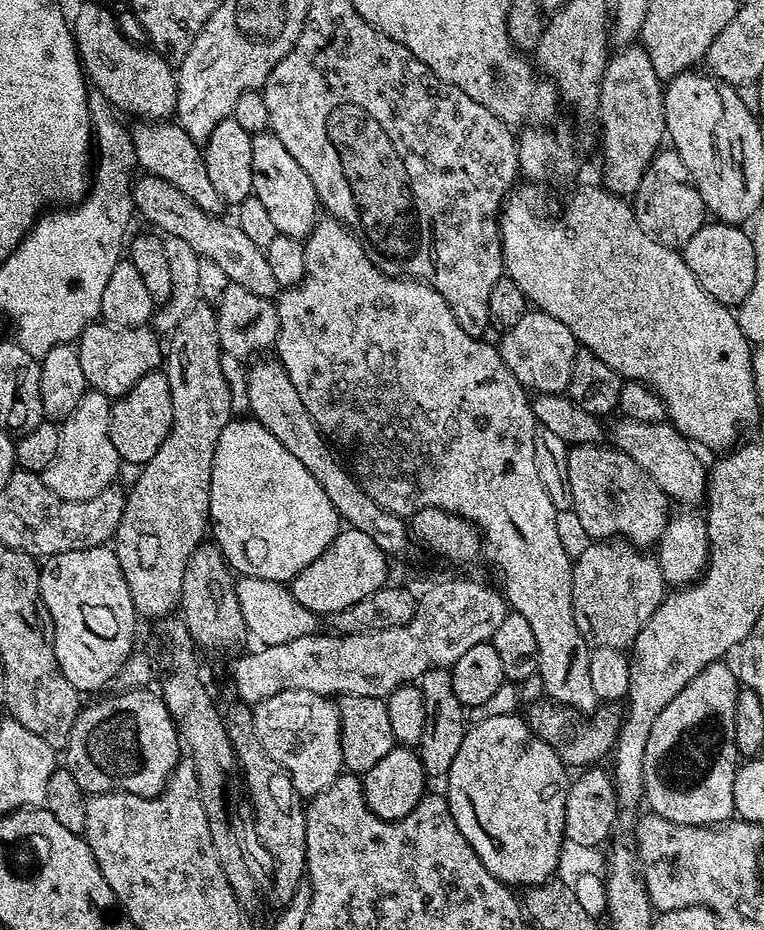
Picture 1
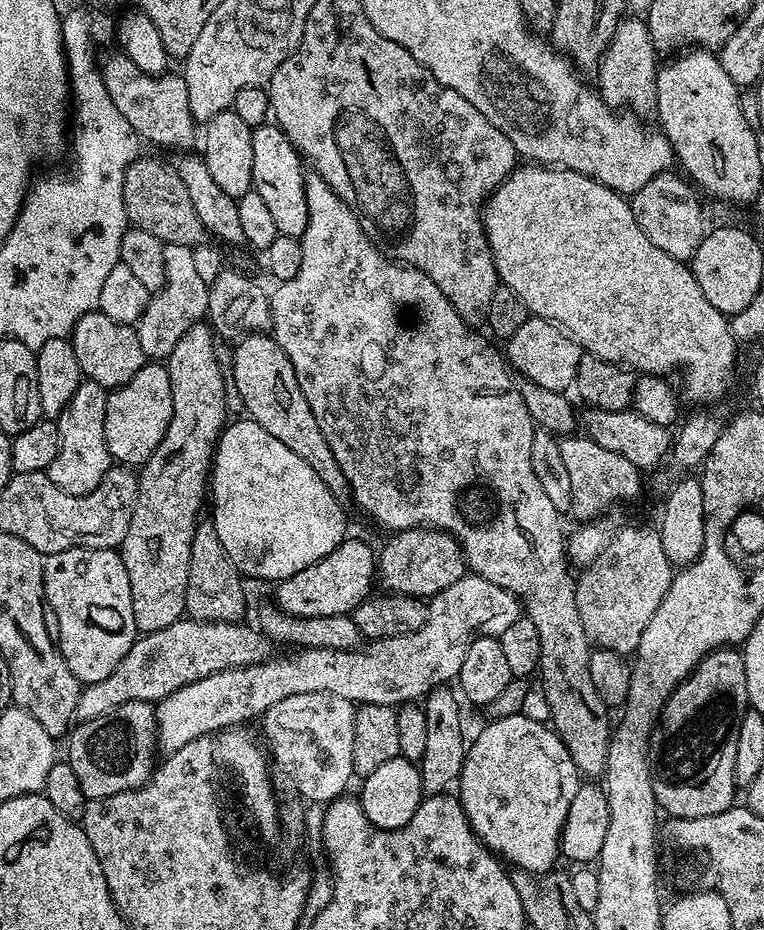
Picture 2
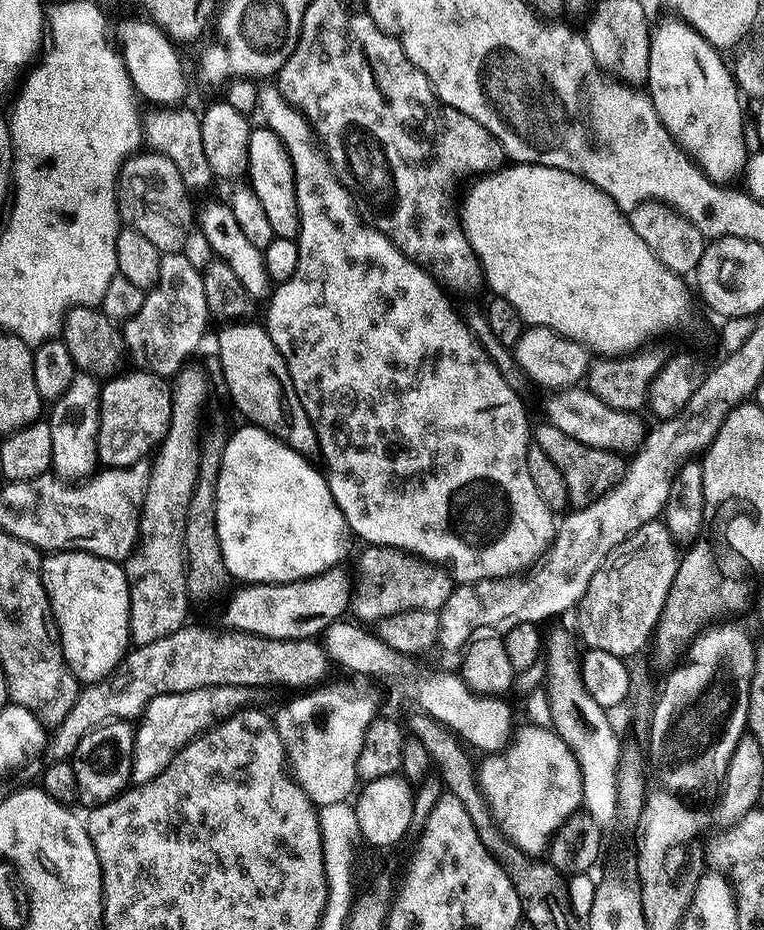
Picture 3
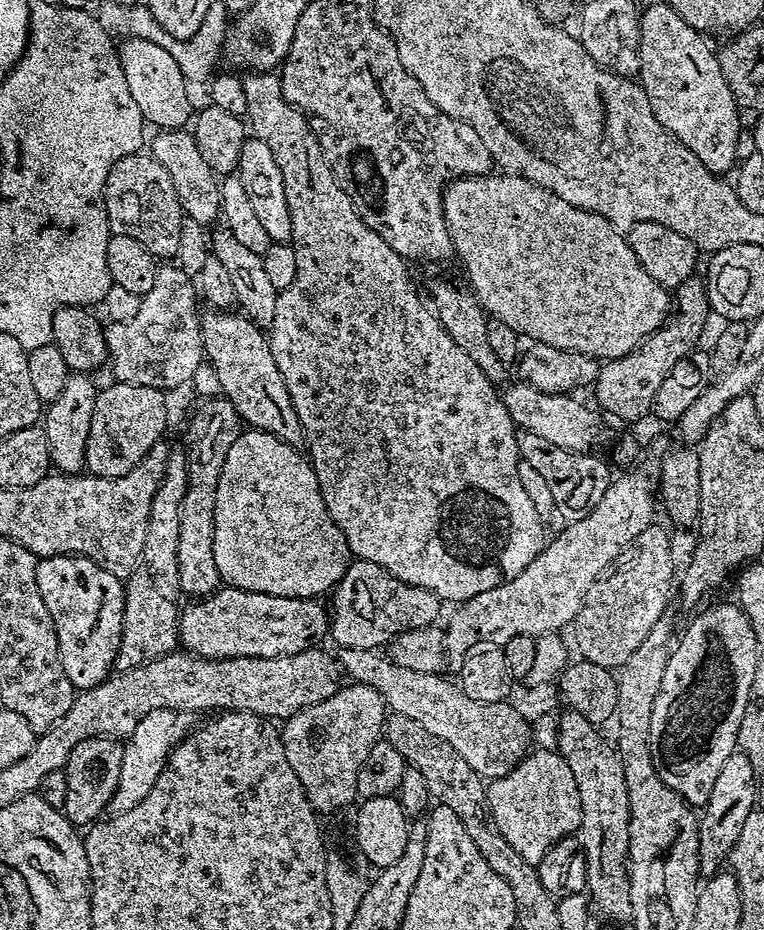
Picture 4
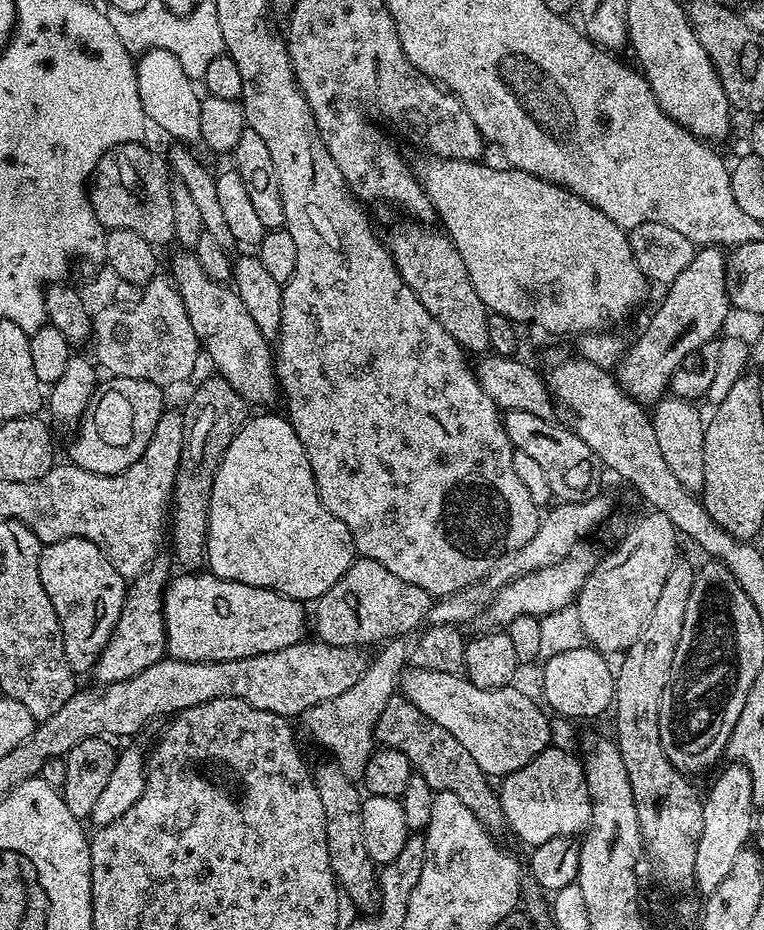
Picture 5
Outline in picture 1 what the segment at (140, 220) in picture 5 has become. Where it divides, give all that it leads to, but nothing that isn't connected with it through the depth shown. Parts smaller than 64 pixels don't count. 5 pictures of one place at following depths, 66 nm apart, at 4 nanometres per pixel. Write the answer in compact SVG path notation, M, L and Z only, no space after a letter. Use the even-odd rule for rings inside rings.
M147 174L141 175L133 183L132 202L135 211L139 215L141 212L145 220L151 223L149 225L159 233L185 240L201 258L217 263L225 271L229 283L243 286L268 299L279 293L279 284L275 281L264 249L256 246L234 222L226 222L223 217L206 214L177 187L170 186L164 179Z

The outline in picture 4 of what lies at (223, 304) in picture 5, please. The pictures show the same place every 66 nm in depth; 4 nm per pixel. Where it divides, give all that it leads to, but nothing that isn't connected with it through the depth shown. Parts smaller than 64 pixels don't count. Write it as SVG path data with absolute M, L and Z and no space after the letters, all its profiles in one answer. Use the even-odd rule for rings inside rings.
M232 310L205 311L201 315L200 332L205 355L215 366L217 385L238 410L241 421L257 431L273 433L288 444L301 445L306 433L274 360L267 333L246 316Z

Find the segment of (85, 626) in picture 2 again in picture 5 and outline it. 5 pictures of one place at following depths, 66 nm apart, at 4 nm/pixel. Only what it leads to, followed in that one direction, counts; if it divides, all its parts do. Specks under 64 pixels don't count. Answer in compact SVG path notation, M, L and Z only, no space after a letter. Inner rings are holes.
M66 538L41 547L40 581L58 614L66 662L72 667L73 673L91 673L96 667L96 659L100 657L116 629L124 605L126 582L118 574L115 566L105 558L103 550L94 546L94 542L82 538Z

